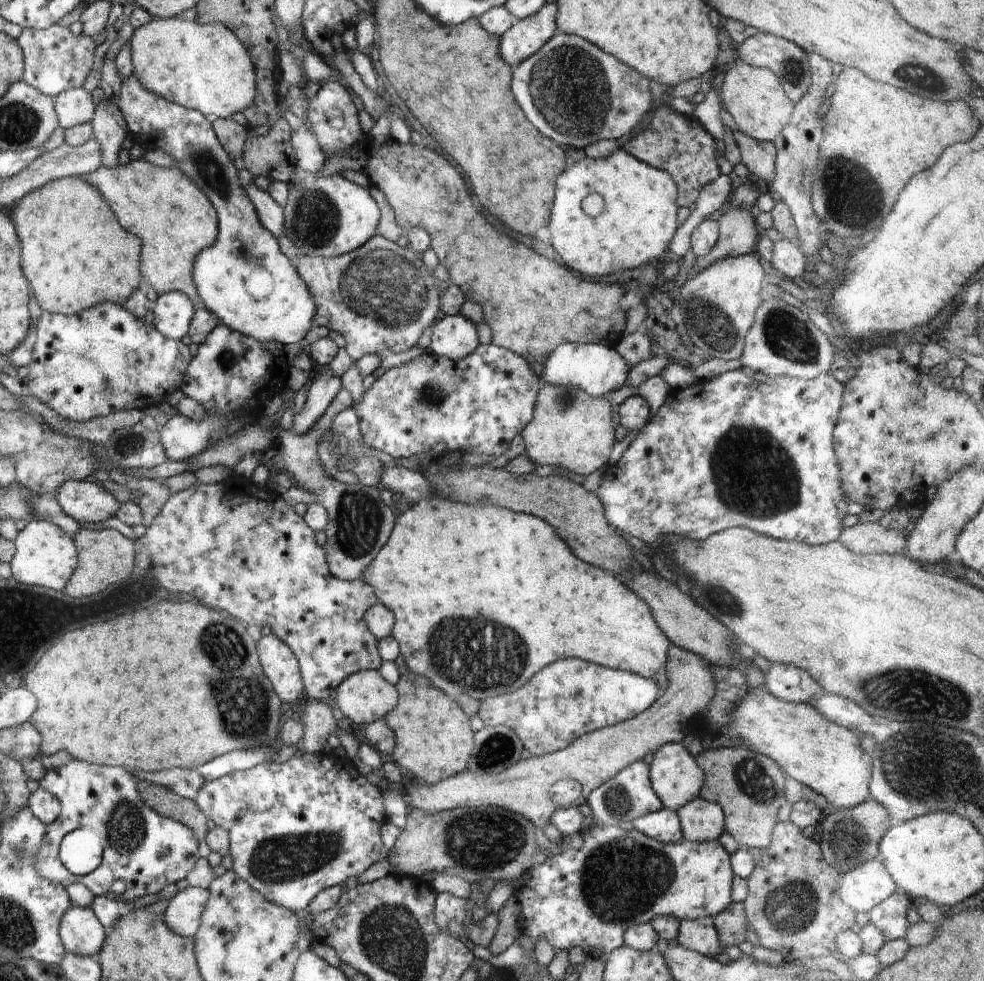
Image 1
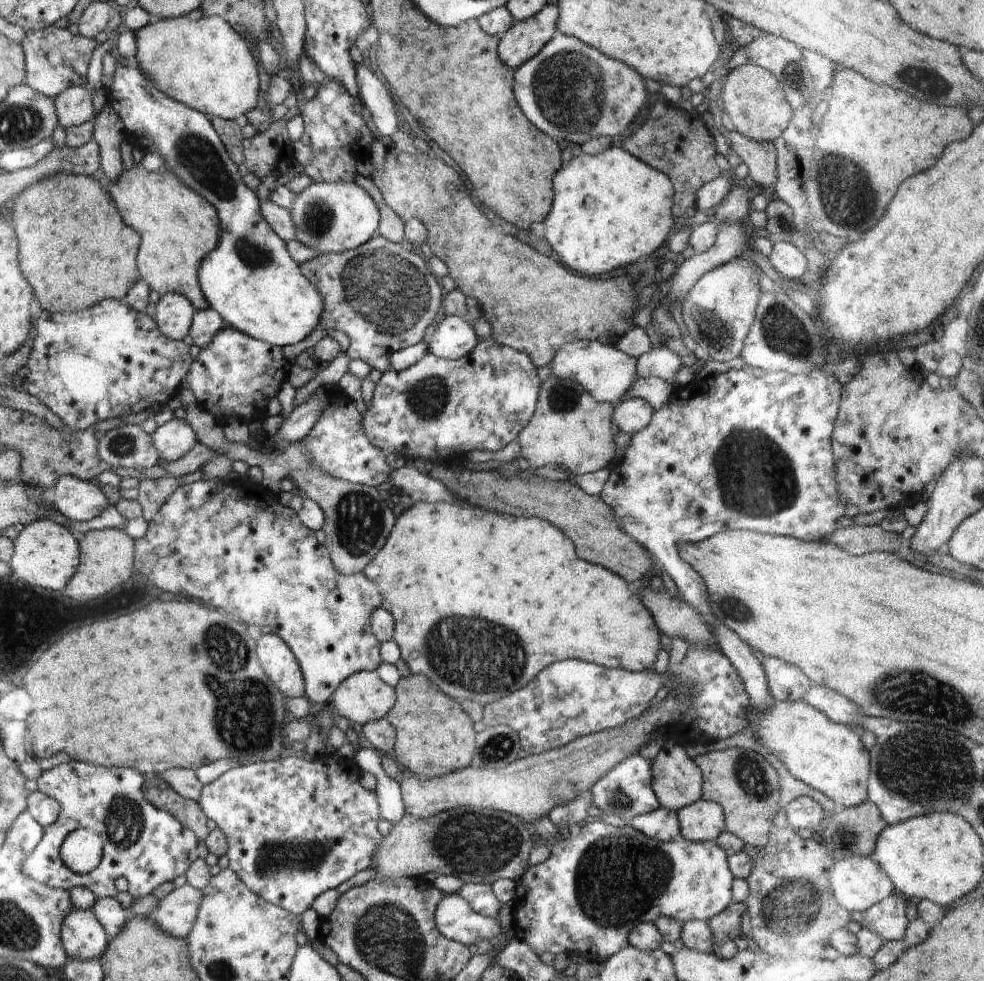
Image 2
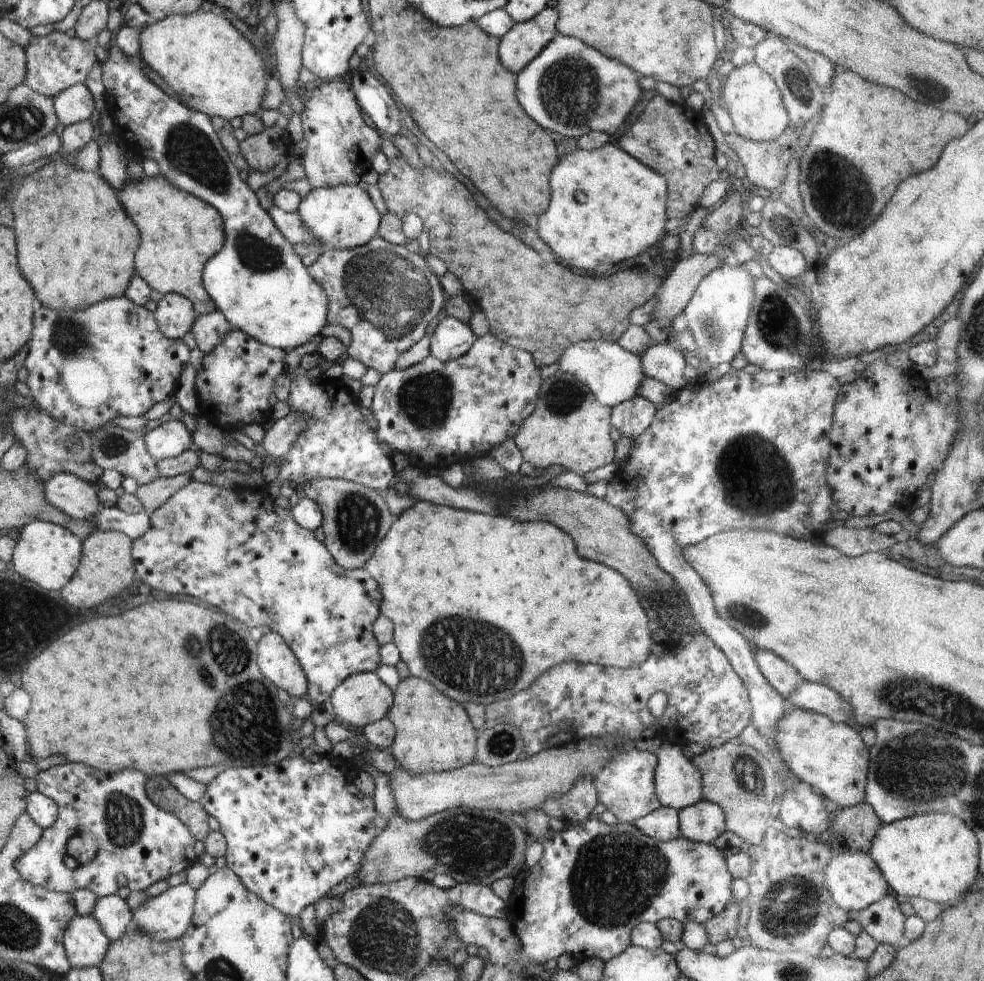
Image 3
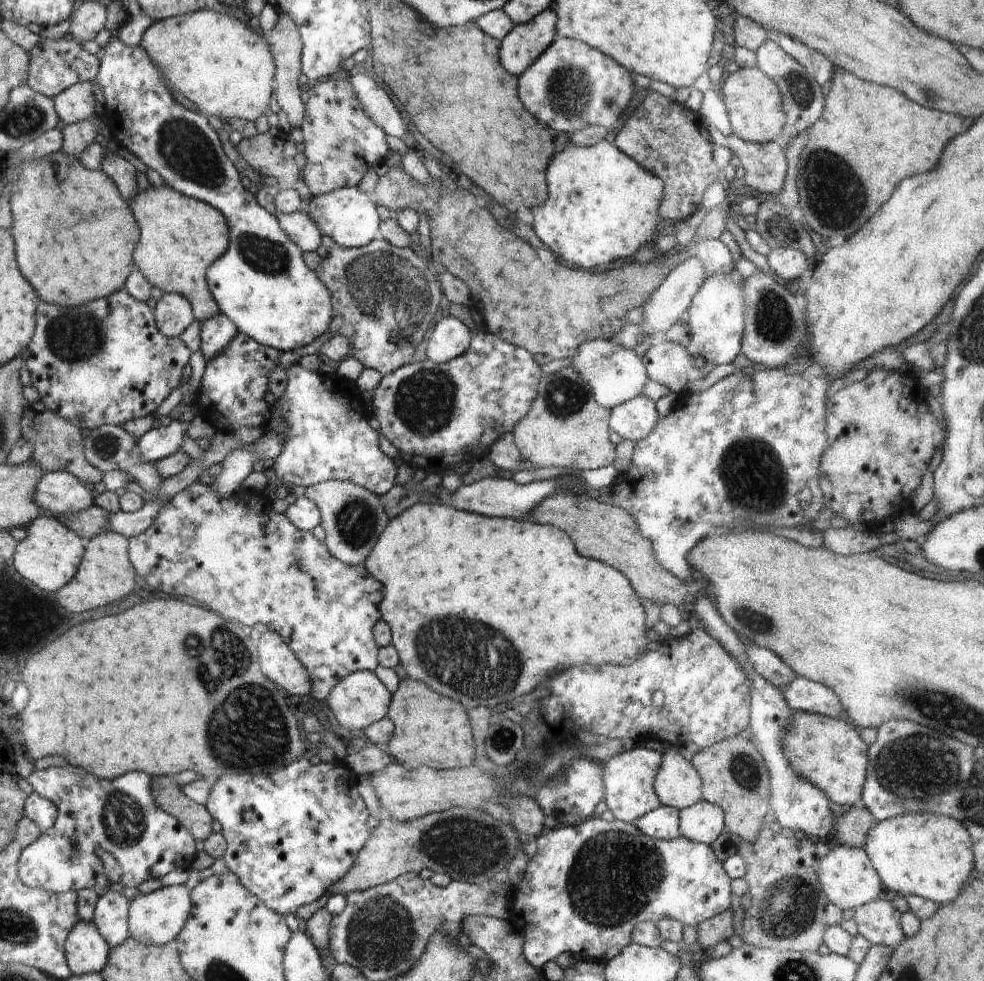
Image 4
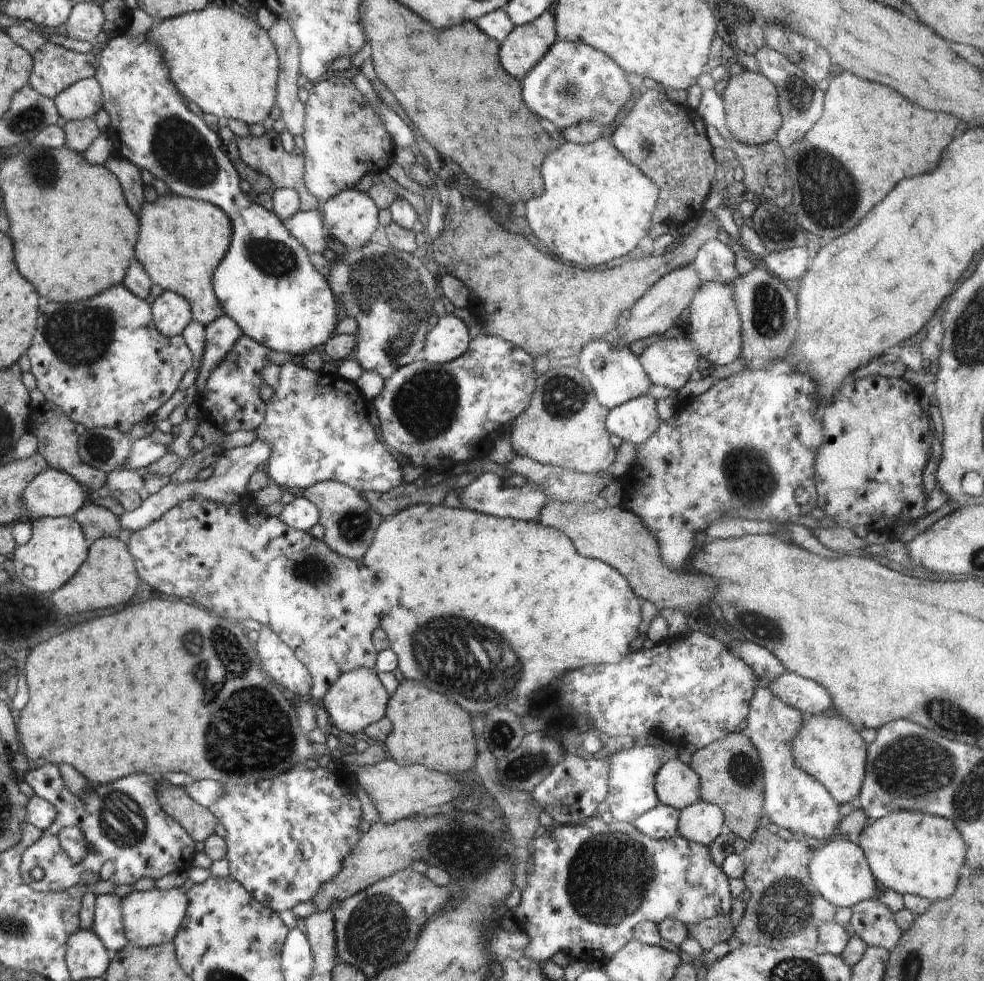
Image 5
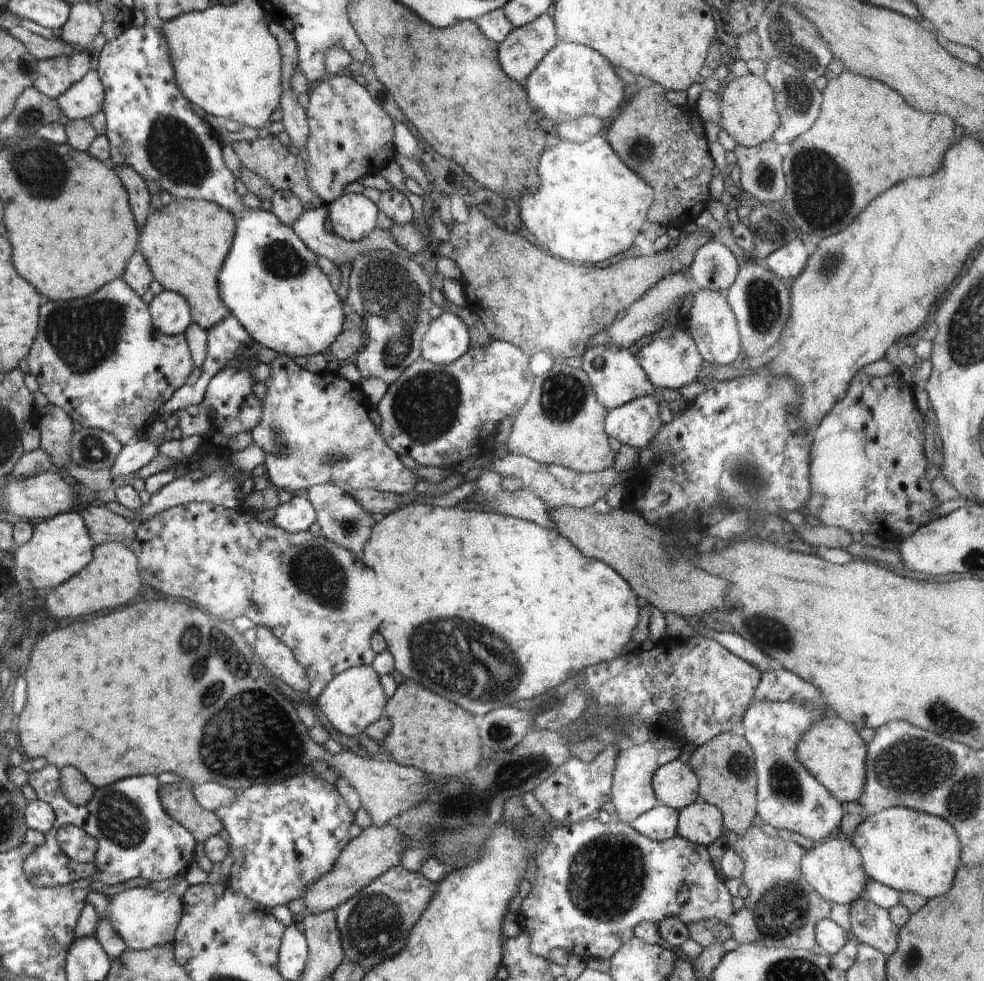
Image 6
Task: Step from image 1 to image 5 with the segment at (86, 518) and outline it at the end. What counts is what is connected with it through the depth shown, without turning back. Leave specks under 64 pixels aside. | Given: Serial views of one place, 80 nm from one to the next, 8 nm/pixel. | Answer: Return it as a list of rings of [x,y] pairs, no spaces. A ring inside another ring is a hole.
[[[48,468],[41,475],[37,475],[34,480],[25,488],[24,506],[27,508],[28,517],[38,520],[42,517],[72,517],[76,510],[84,507],[86,494],[82,486],[73,476],[60,469]]]

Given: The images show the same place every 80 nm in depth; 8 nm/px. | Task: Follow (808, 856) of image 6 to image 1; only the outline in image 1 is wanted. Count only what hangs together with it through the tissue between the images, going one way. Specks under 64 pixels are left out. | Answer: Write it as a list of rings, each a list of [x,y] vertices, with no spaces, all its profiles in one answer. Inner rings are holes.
[[[879,859],[863,862],[840,874],[838,894],[853,911],[870,912],[895,890],[897,884]]]

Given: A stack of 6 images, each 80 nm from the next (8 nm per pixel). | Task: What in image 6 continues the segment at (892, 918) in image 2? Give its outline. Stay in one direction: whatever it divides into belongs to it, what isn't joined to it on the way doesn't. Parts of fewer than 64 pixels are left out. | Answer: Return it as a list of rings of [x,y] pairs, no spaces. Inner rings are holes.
[[[866,896],[858,897],[849,907],[851,931],[855,938],[877,948],[887,957],[894,954],[899,927],[892,922],[889,910],[874,904]]]

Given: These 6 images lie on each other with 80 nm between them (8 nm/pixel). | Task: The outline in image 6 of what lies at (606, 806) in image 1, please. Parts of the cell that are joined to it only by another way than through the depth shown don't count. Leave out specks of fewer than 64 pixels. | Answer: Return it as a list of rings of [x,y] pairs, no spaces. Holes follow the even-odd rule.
[[[674,735],[670,738],[660,737],[657,742],[647,741],[641,745],[633,745],[617,754],[615,760],[615,772],[610,798],[614,804],[614,820],[620,820],[630,824],[638,816],[652,810],[657,804],[655,792],[652,786],[652,777],[655,770],[667,762],[676,760],[680,756],[683,740]]]

